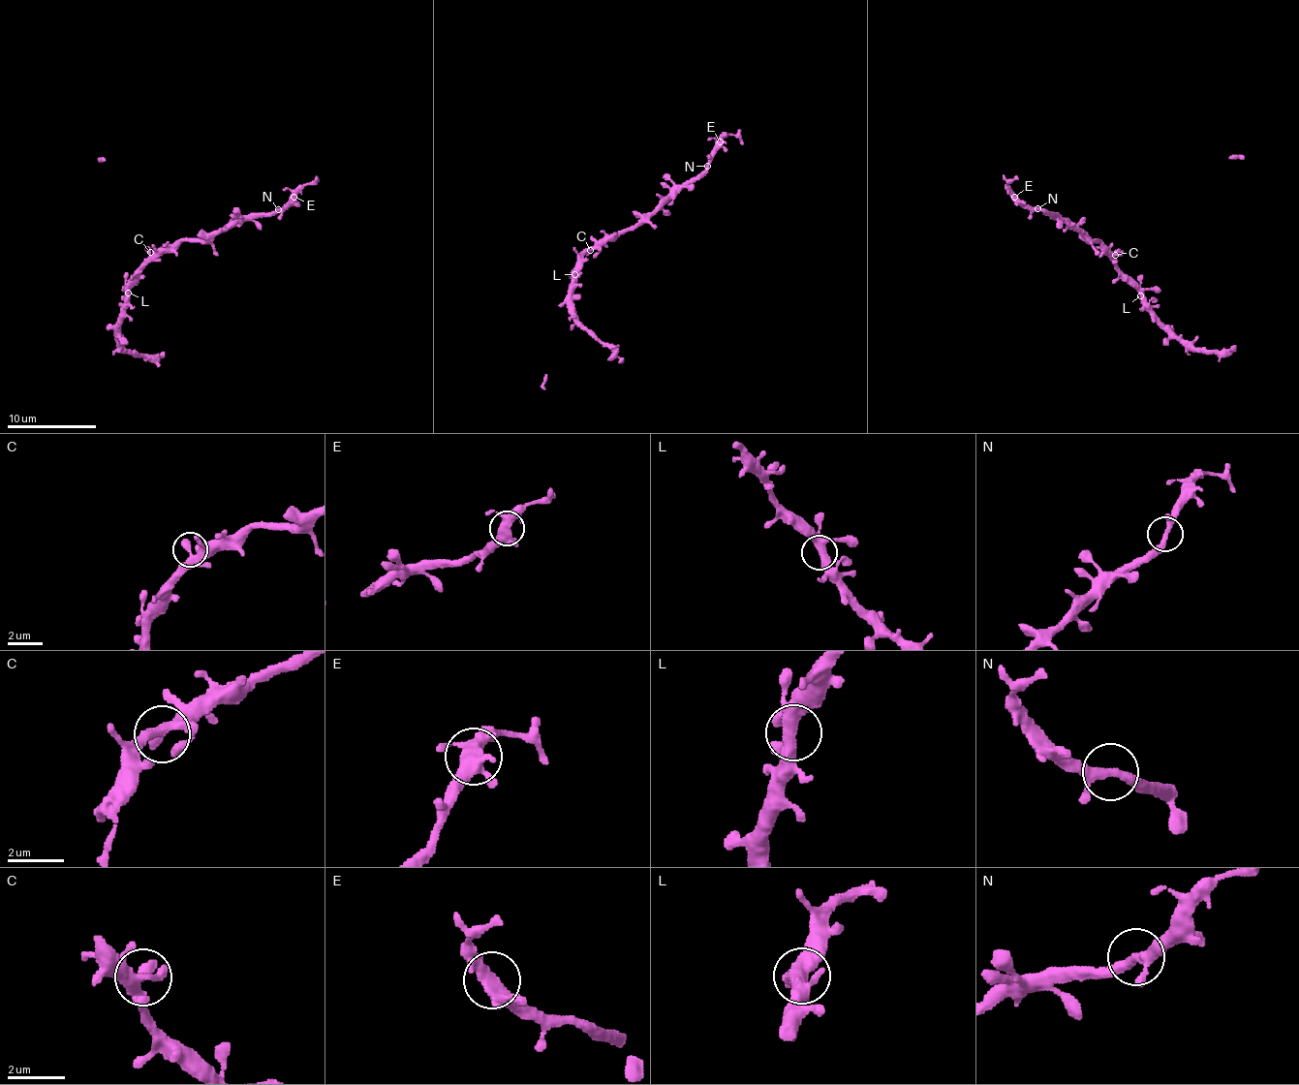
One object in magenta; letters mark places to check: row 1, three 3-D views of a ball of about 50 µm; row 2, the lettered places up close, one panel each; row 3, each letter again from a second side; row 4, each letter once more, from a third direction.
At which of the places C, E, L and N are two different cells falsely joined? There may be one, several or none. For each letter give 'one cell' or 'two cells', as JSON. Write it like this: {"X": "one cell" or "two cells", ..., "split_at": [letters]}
{"C": "one cell", "E": "one cell", "L": "one cell", "N": "one cell", "split_at": []}

